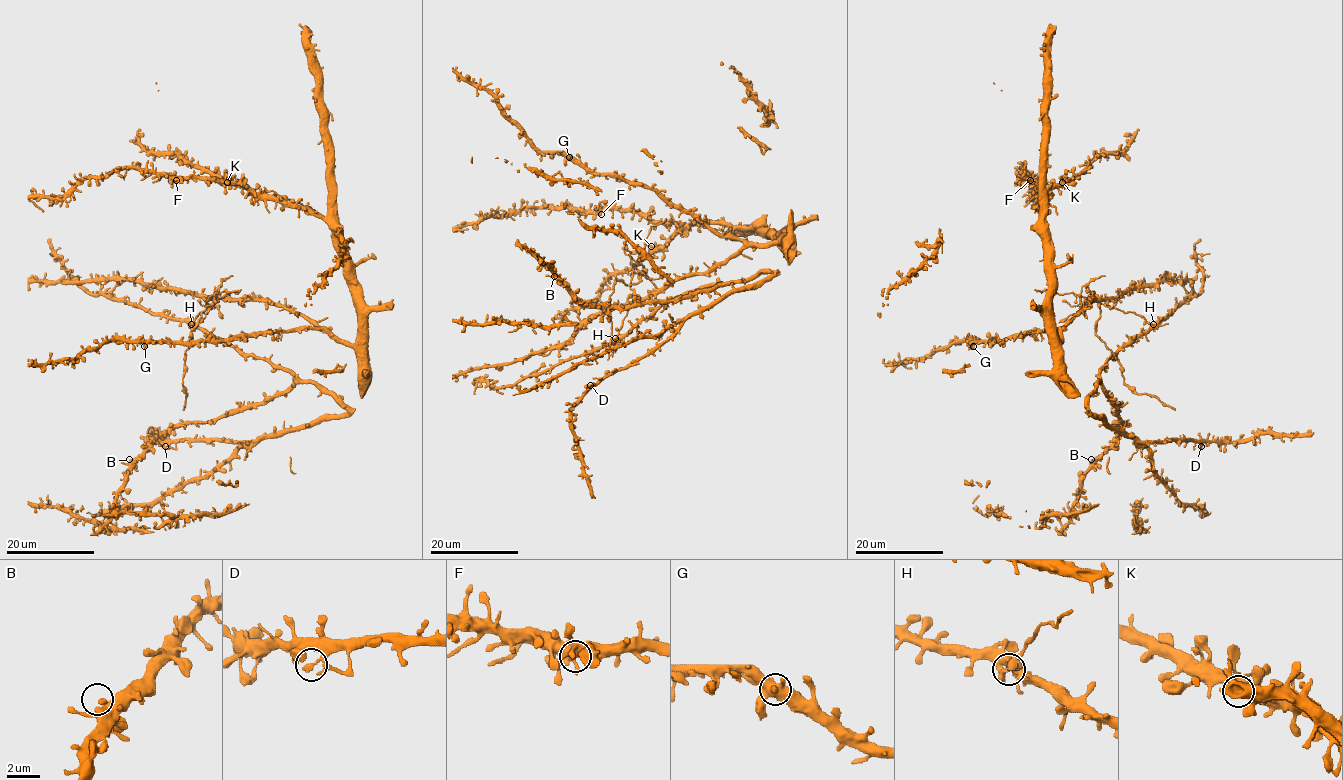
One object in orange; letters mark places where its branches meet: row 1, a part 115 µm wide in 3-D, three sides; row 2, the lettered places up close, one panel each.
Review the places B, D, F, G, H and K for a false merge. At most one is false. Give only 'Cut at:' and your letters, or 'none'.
Cut at: H

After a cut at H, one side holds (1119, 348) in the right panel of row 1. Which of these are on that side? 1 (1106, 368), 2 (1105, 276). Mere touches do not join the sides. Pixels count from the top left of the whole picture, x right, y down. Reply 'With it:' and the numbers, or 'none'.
With it: 1

